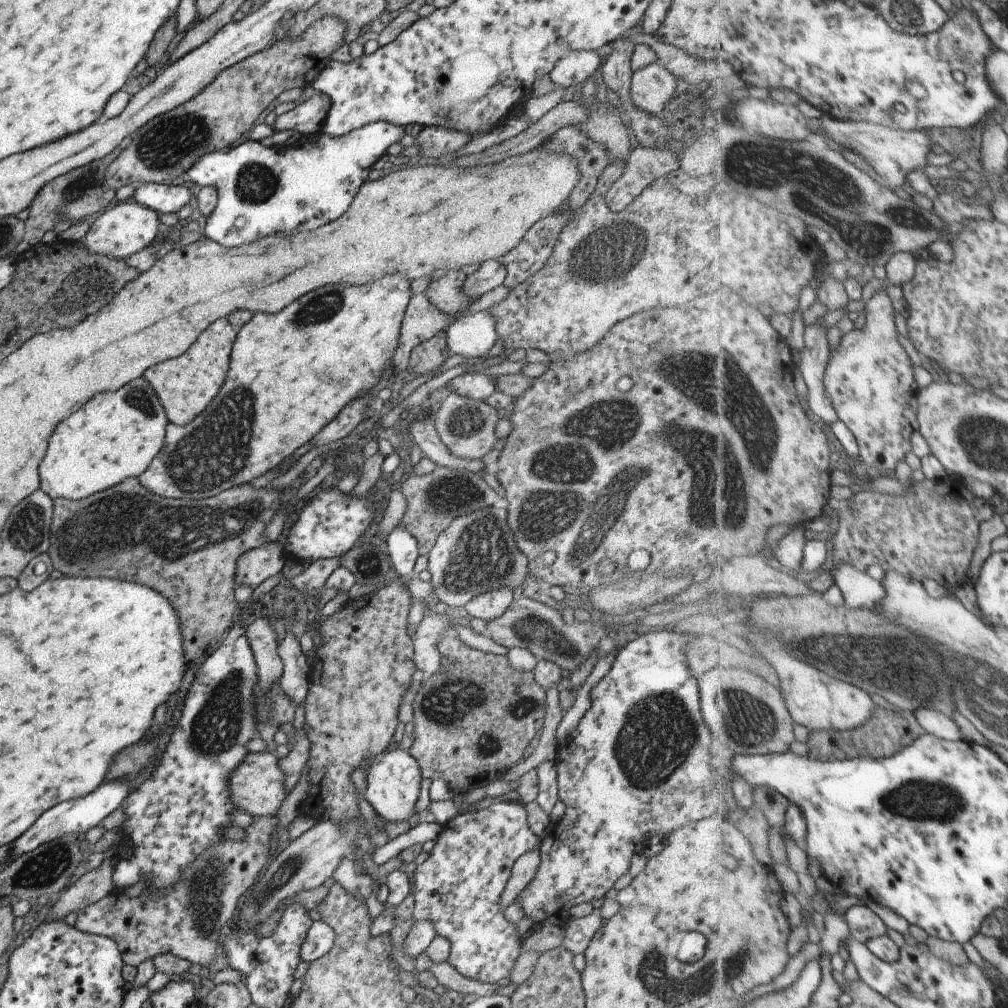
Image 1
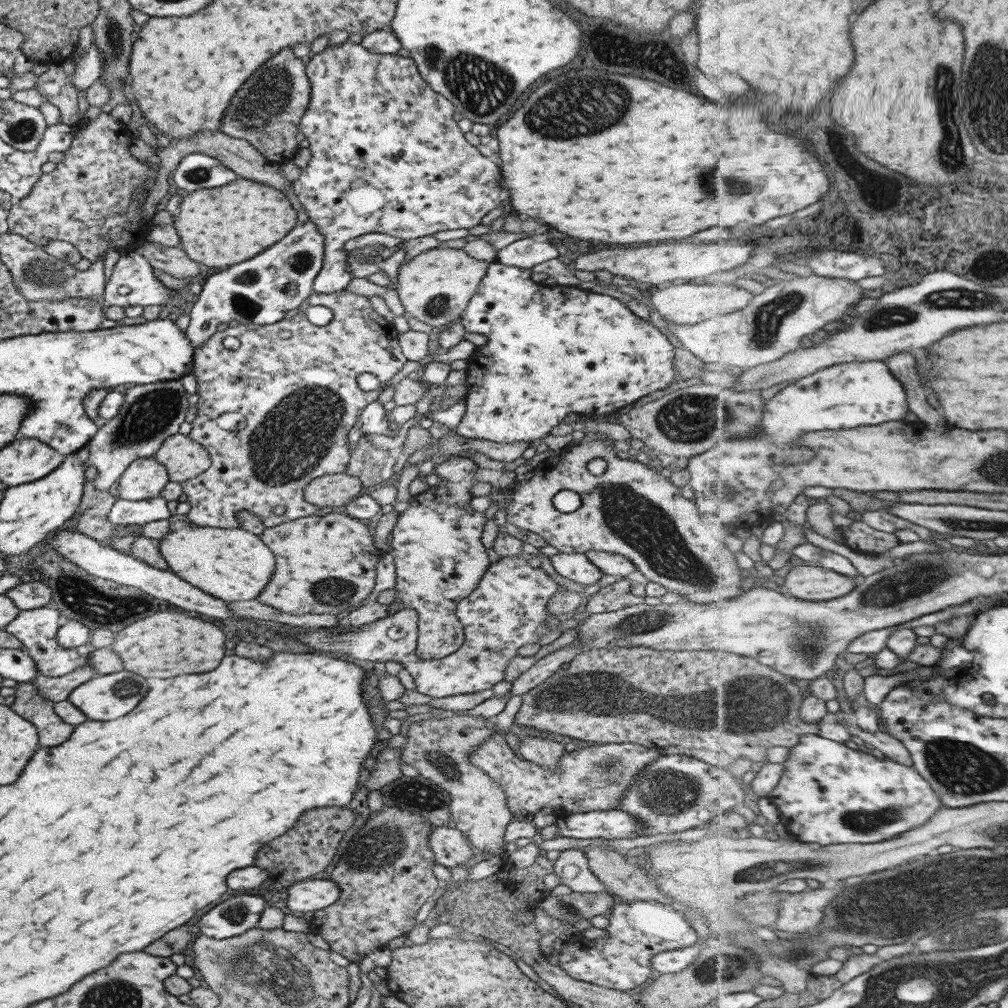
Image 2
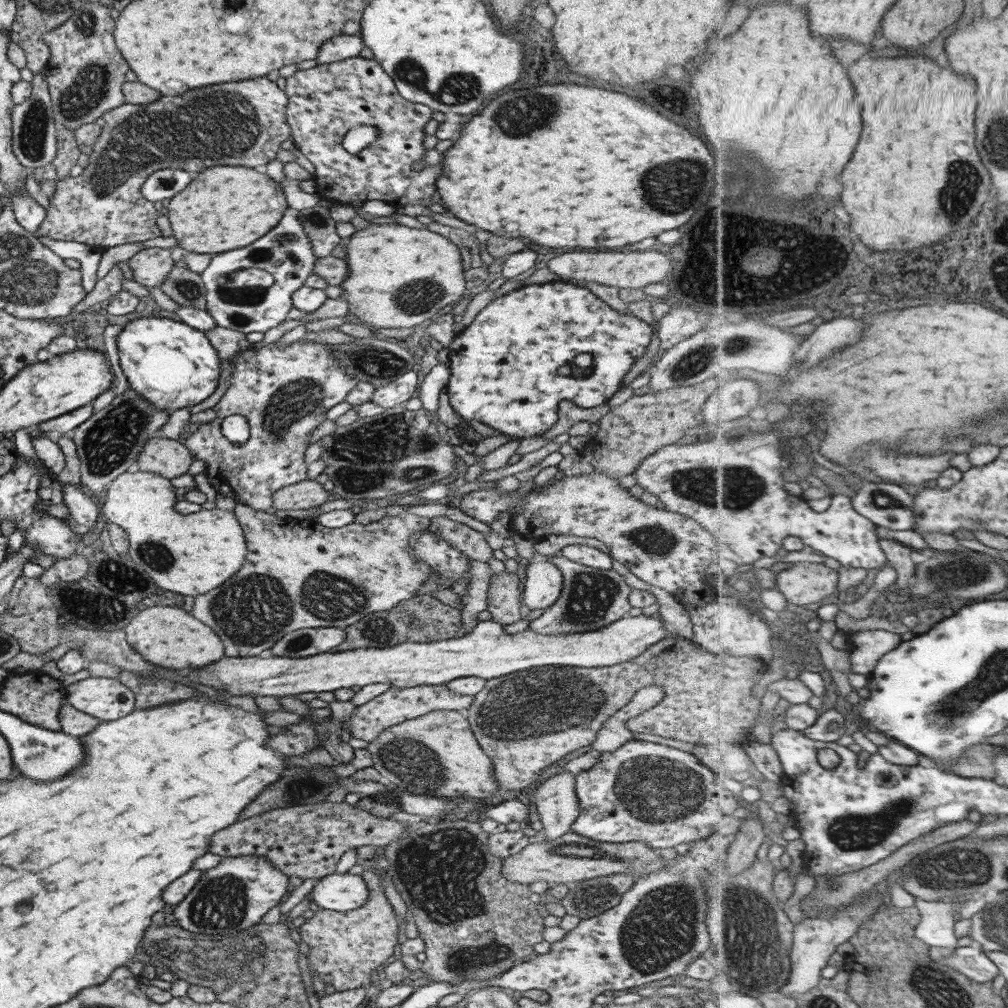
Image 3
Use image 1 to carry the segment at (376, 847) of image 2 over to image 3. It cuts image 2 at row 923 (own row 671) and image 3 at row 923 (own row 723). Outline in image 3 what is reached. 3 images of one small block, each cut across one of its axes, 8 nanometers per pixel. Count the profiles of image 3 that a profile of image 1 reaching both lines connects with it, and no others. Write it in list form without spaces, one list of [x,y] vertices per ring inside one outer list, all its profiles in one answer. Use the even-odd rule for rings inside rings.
[[[374,868],[364,870],[361,878],[368,888],[368,899],[366,899],[364,905],[345,913],[320,909],[298,928],[301,940],[309,946],[308,968],[310,968],[310,974],[311,971],[314,971],[323,980],[324,984],[335,986],[336,991],[350,990],[360,986],[368,988],[371,983],[372,972],[380,964],[384,964],[386,959],[390,958],[398,947],[397,915],[394,913],[388,898],[384,895],[382,872],[376,872]]]

